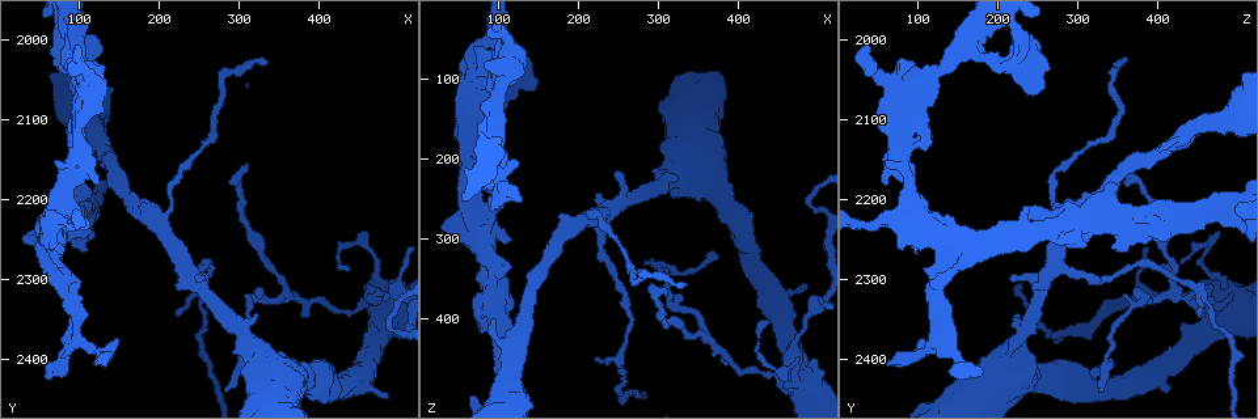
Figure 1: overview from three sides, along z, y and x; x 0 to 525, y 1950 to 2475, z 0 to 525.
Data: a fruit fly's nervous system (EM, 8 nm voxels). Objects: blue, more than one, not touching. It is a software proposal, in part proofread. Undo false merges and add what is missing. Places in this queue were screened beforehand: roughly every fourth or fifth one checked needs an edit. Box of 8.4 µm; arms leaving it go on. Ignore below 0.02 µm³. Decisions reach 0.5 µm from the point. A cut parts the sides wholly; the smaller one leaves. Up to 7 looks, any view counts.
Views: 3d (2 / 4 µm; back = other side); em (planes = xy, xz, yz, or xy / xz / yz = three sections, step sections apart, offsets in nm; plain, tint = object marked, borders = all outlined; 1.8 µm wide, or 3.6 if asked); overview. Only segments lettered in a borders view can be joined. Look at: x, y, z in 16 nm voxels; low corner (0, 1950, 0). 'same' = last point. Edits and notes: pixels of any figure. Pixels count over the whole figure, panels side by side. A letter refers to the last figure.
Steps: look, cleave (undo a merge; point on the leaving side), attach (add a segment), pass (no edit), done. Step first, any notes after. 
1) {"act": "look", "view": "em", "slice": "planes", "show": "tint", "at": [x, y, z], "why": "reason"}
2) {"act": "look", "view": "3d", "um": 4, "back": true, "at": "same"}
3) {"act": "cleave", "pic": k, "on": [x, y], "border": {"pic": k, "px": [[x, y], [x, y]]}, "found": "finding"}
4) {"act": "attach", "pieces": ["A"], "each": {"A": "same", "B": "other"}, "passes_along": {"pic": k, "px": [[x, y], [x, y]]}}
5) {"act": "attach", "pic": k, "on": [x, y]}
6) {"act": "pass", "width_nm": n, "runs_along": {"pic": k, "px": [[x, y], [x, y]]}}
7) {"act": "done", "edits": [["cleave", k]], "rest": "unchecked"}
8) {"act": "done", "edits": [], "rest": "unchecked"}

{"act": "look", "view": "em", "slice": "xy", "step": 16, "show": "borders", "at": [90, 2065, 245], "why": "branch stops here"}

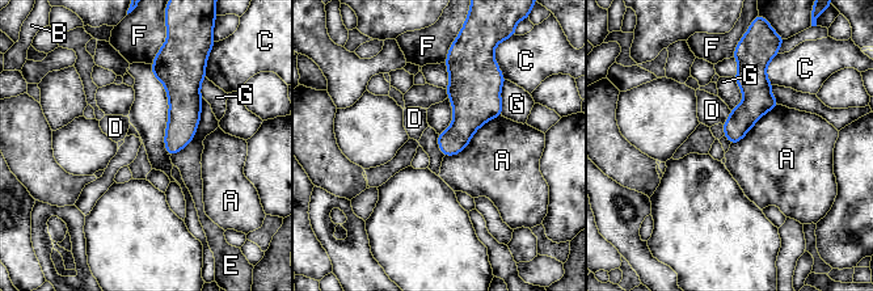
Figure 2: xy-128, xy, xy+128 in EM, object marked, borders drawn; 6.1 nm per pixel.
{"act": "look", "view": "em", "slice": "planes", "show": "borders", "at": "same", "why": "cut it another way"}

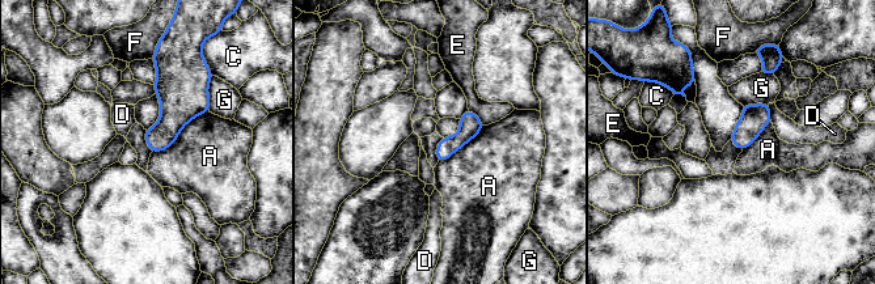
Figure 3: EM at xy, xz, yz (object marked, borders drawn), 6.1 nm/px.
{"act": "pass", "longest_contact_nm": ["A", 440], "each": {"A": "other", "C": "other", "D": "other", "E": "other", "F": "other", "G": "other"}, "found": "none of them fits"}

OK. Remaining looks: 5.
{"act": "look", "view": "3d", "um": 2, "at": [95, 2105, 80], "why": "side arm on a straight run"}

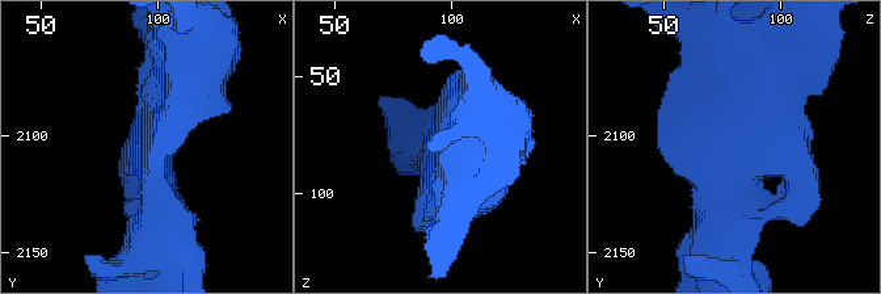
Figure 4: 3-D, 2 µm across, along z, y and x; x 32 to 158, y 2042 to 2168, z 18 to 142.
{"act": "look", "view": "em", "slice": "yz", "step": 16, "show": "borders", "at": [97, 2105, 80]}

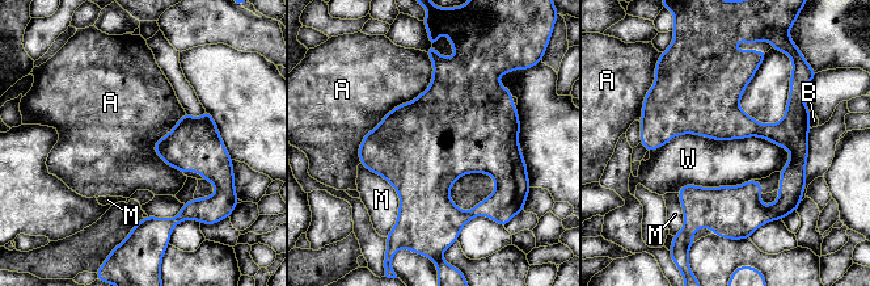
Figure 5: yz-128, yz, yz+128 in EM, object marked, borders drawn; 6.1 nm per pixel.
{"act": "look", "view": "em", "slice": "xz", "step": 4, "show": "borders", "at": "same"}

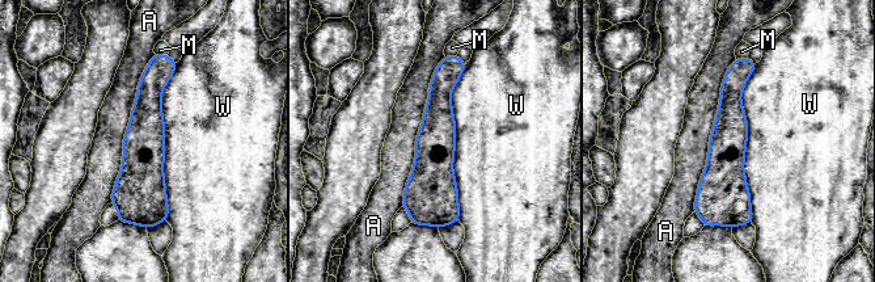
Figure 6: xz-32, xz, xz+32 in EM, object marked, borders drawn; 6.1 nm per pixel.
{"act": "pass", "each": {"A": "other", "M": "other", "W": "other"}, "runs_along": {"pic": 6, "px": [[156, 64], [135, 221]]}, "found": "all the same neuron"}

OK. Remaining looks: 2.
{"act": "look", "view": "em", "um": 3.6, "slice": "planes", "show": "plain", "at": [70, 2235, 280], "why": "a fork"}

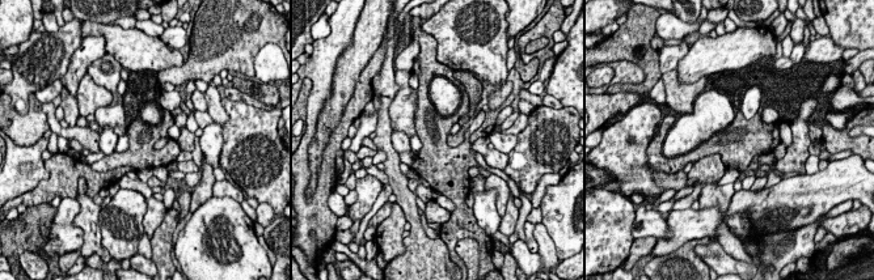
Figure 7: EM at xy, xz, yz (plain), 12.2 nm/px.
{"act": "look", "view": "em", "um": 3.6, "slice": "planes", "show": "borders", "at": "same", "why": "what lies round it"}

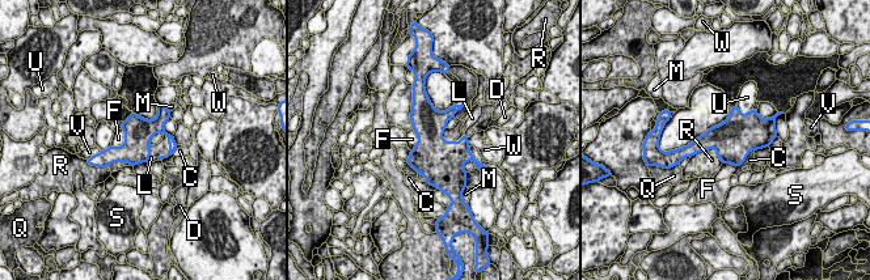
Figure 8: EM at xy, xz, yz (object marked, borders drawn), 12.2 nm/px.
{"act": "attach", "pieces": ["L"], "each": {"C": "other", "D": "other", "F": "other", "L": "same", "M": "other", "Q": "other", "R": "other", "S": "other", "U": "other", "V": "other", "W": "other"}, "passes_along": {"pic": 8, "px": [[170, 140], [169, 149], [163, 147]]}, "found": "the neuron continues"}

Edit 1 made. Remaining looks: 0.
{"act": "done", "edits": [["attach", 8]], "rest": "unchecked"}

